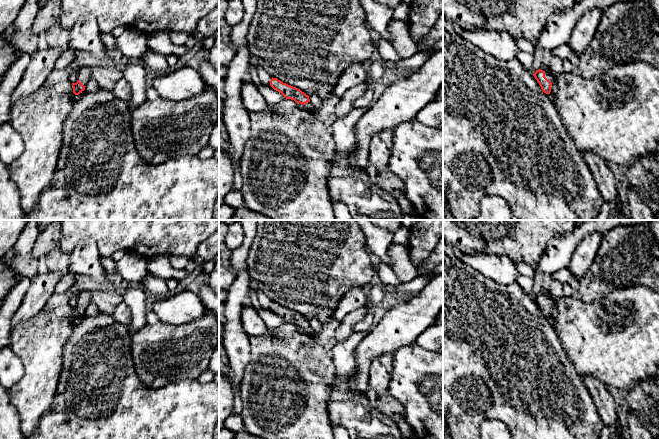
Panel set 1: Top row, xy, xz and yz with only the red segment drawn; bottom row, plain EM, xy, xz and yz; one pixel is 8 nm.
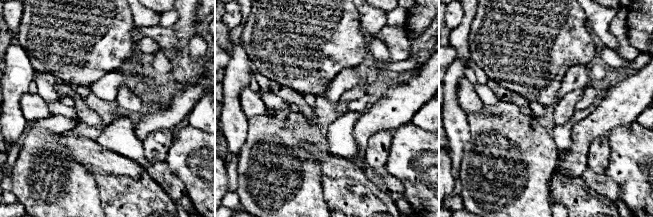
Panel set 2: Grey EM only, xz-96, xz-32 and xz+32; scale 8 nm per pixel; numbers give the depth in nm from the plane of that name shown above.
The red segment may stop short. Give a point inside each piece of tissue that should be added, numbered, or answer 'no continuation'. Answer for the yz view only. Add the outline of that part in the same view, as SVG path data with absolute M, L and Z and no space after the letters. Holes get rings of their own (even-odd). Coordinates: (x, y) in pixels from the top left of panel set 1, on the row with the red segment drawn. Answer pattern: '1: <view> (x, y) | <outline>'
1: yz (549, 75) | M549 70L548 72L545 72L545 77L550 81L550 82L554 82L557 80L557 75L554 75L553 72L551 70Z

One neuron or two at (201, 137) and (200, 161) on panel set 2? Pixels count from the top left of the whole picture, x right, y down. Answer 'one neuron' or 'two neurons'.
one neuron

